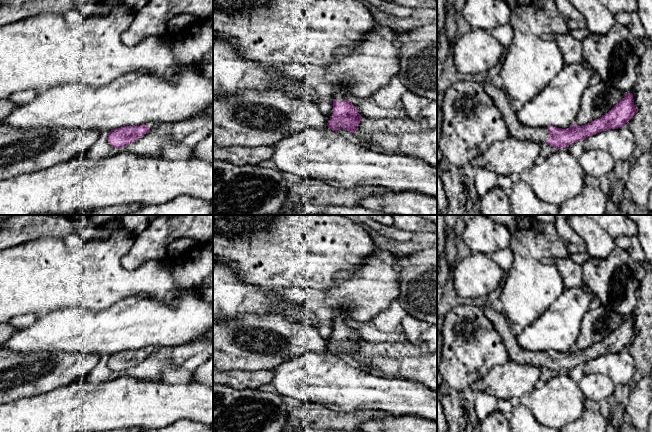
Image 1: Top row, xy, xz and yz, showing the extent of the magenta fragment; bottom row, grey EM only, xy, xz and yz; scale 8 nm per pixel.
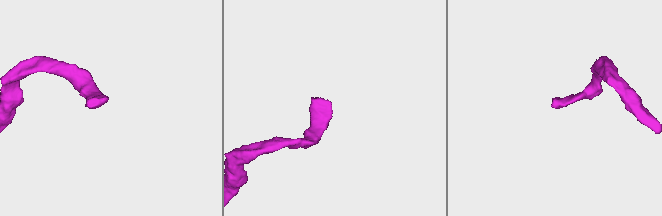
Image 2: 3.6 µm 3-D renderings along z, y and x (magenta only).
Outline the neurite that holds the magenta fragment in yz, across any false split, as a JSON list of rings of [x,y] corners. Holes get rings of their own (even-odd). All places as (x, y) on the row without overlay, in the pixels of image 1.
[[[487,304],[482,309],[500,334],[509,361],[504,365],[494,366],[484,378],[471,384],[470,387],[474,392],[485,392],[497,399],[510,400],[514,397],[528,396],[535,389],[536,382],[540,380],[543,367],[557,373],[566,372],[596,357],[621,352],[638,336],[638,332],[634,329],[633,318],[626,317],[608,337],[586,349],[574,348],[566,353],[553,350],[532,352],[519,345],[511,322],[503,312],[497,312]]]

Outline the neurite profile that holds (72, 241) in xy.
[[[75,231],[64,238],[65,245],[68,250],[74,250],[82,246],[83,239],[80,234]]]

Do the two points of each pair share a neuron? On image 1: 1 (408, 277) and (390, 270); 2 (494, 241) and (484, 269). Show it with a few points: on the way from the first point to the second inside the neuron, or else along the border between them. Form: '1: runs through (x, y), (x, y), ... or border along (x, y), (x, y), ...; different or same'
1: border along (402, 258), (398, 297); different
2: border along (472, 253), (484, 253), (490, 256); different

